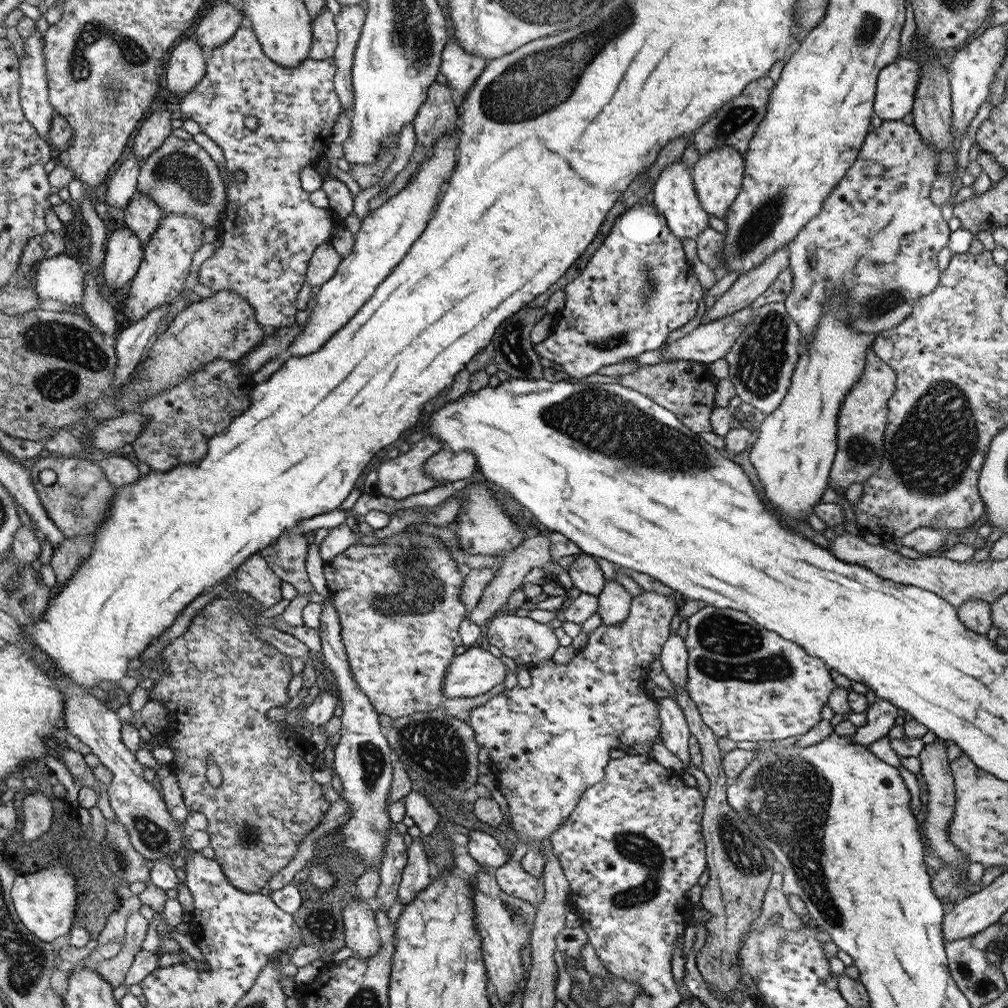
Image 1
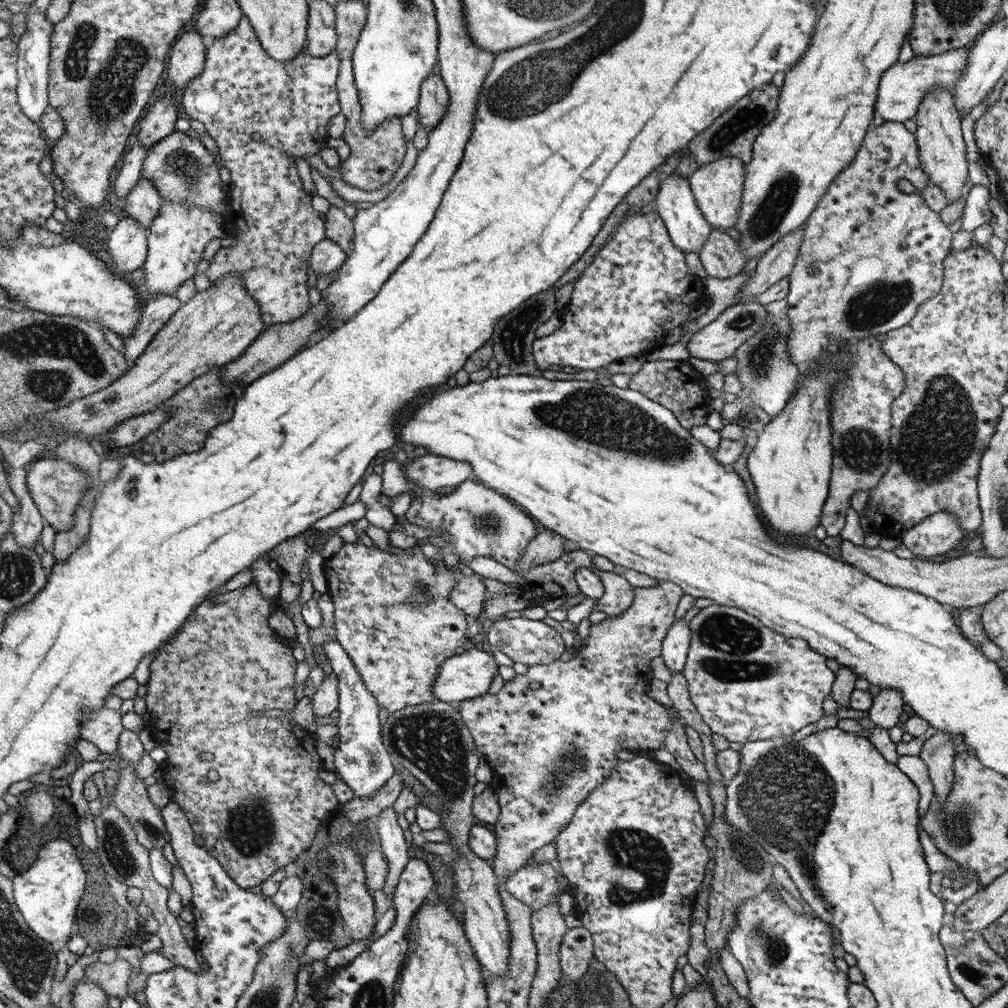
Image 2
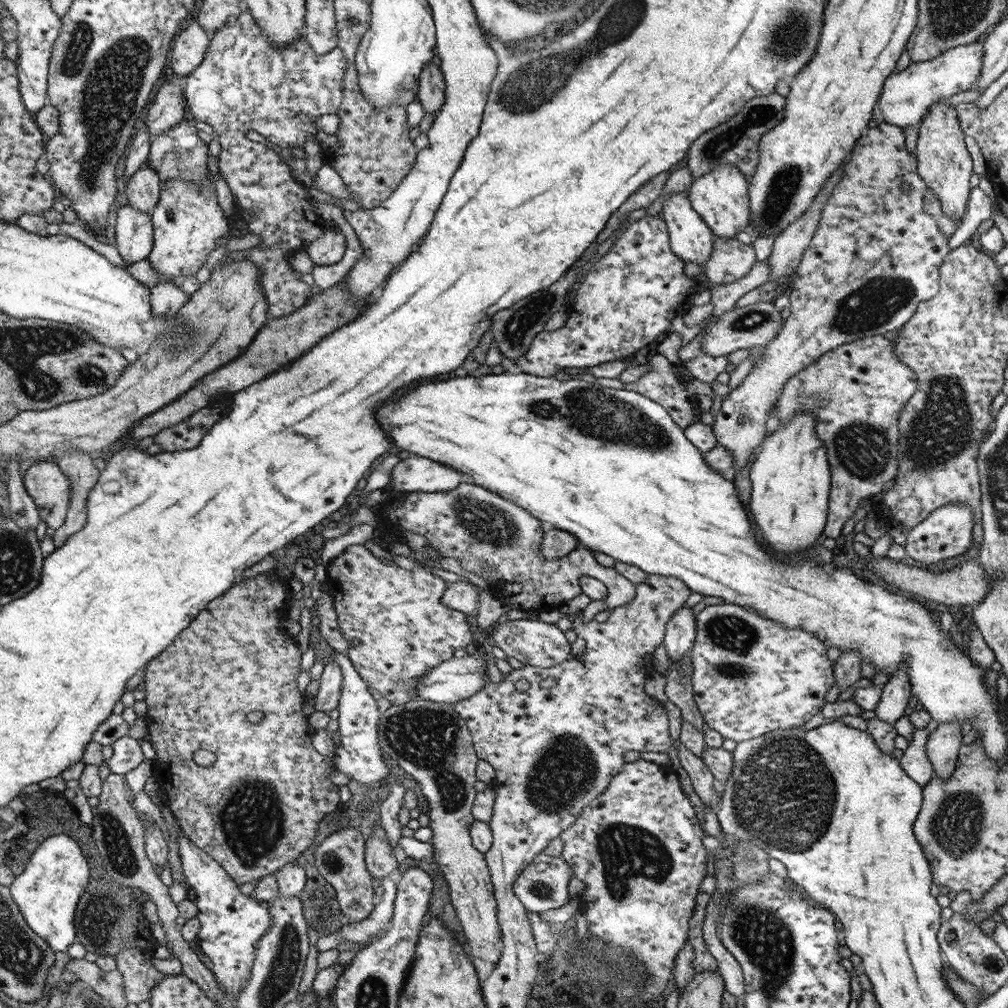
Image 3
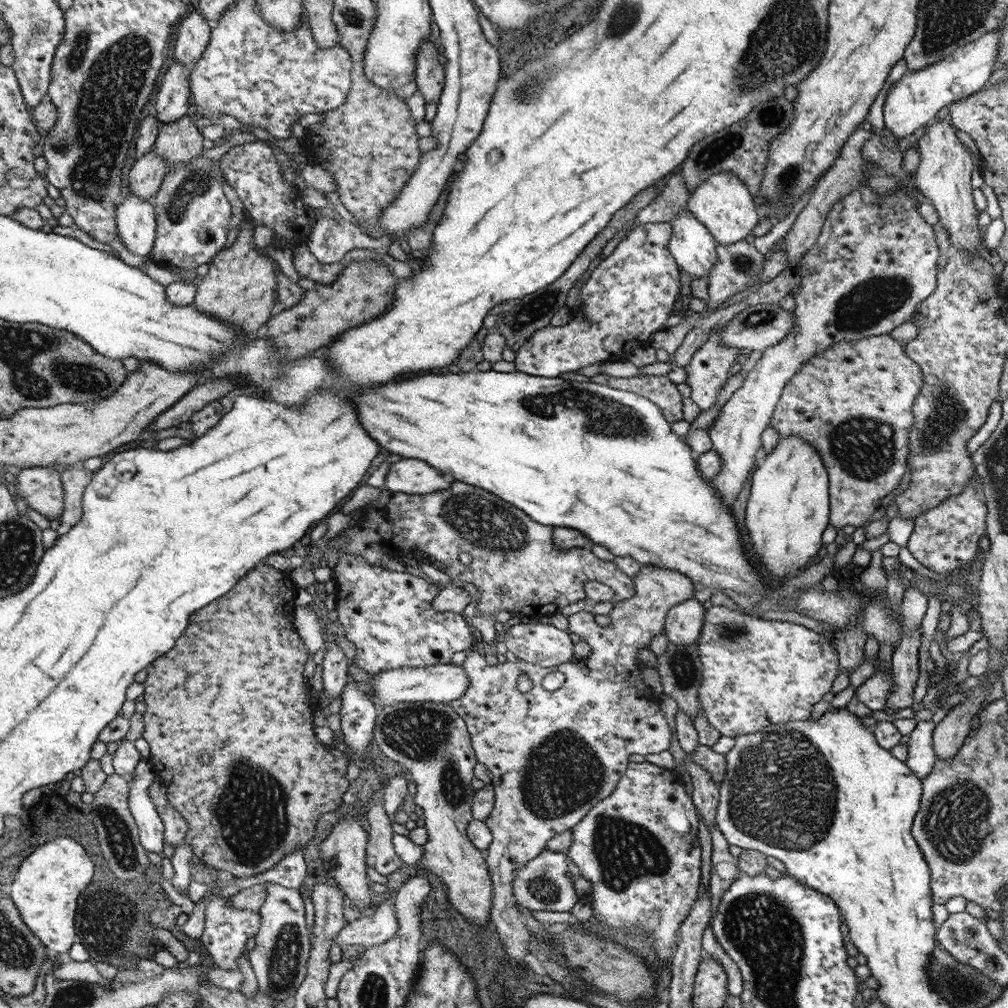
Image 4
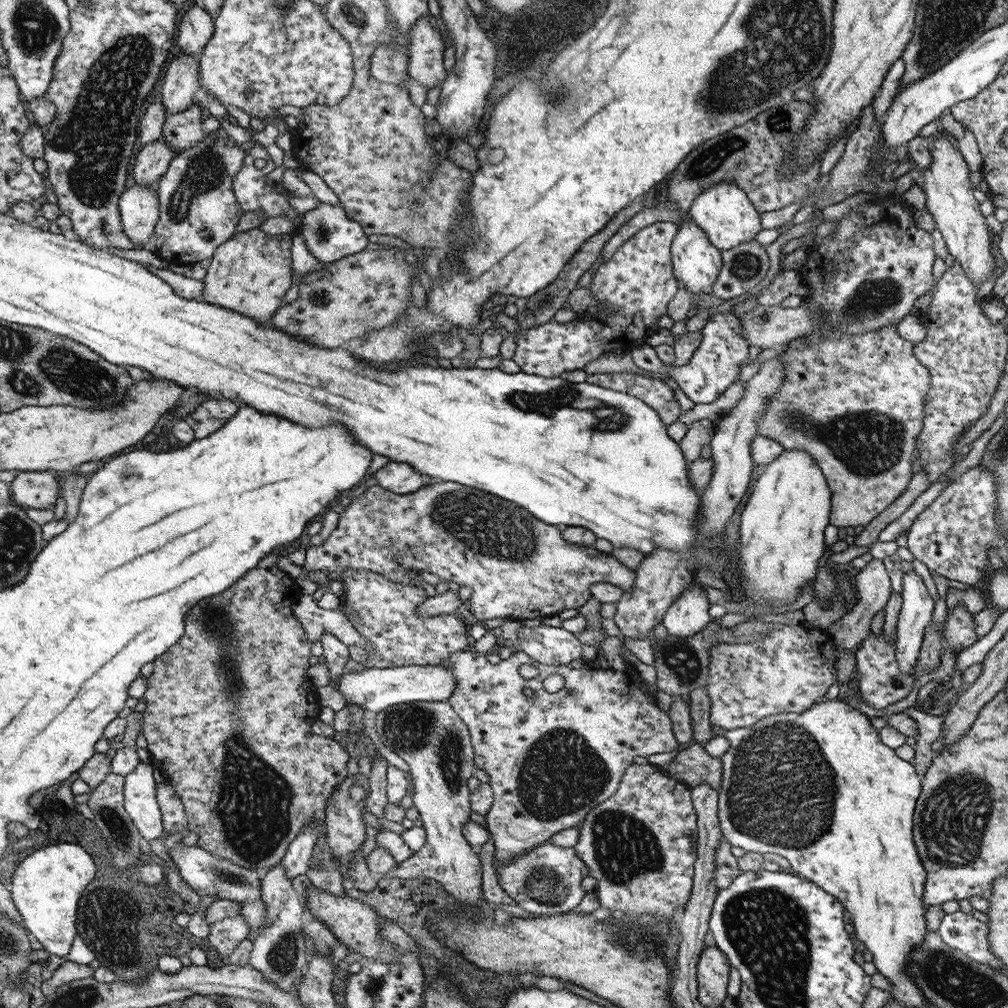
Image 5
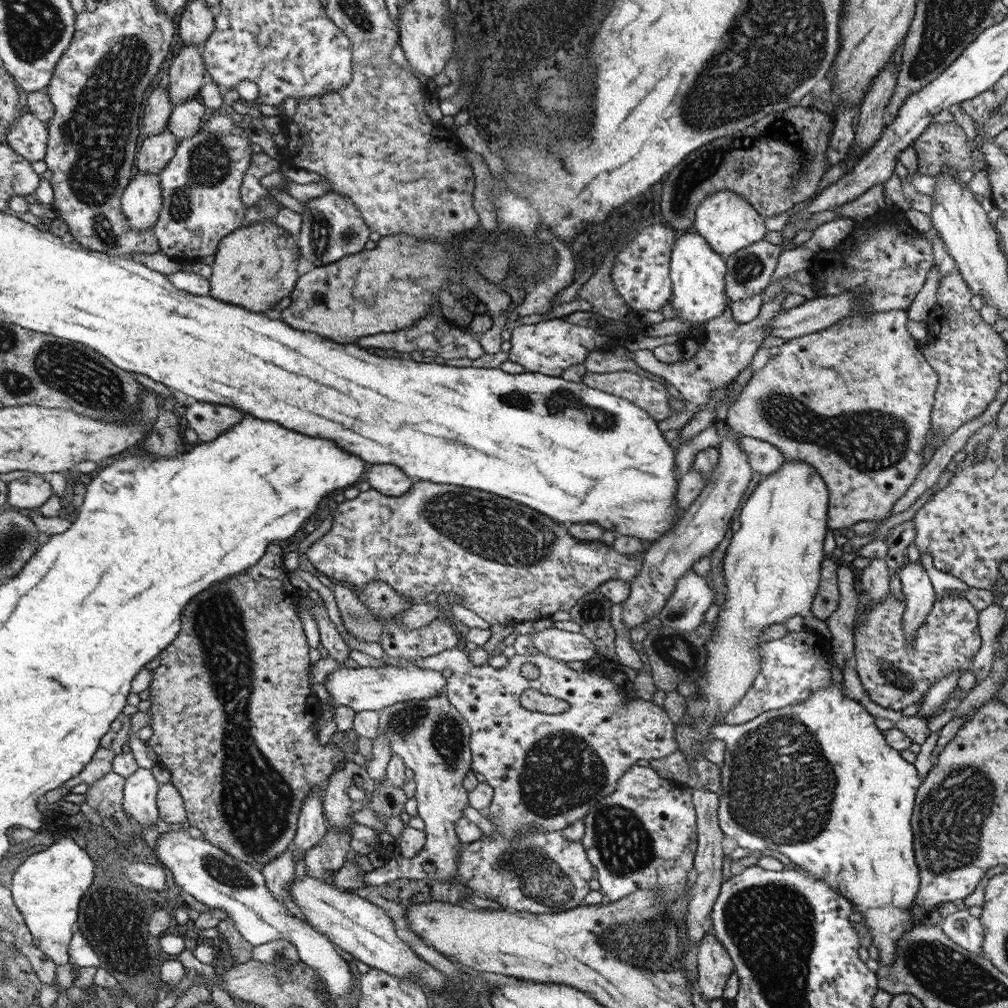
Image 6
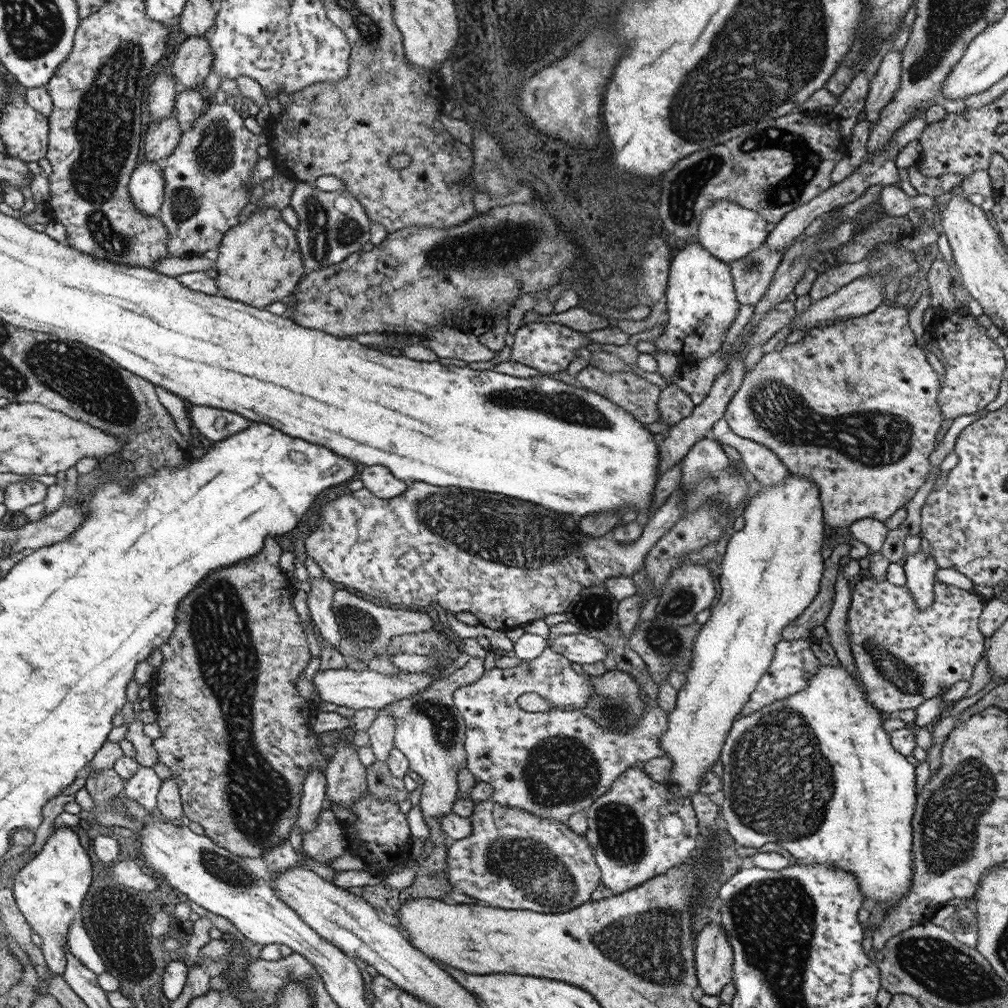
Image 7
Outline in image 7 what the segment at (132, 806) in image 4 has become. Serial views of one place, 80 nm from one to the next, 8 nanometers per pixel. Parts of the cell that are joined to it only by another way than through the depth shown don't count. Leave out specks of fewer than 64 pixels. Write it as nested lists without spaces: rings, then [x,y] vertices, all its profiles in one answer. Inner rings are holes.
[[[139,766],[130,780],[125,781],[124,793],[126,798],[132,798],[151,812],[157,808],[157,794],[161,780],[152,767]]]

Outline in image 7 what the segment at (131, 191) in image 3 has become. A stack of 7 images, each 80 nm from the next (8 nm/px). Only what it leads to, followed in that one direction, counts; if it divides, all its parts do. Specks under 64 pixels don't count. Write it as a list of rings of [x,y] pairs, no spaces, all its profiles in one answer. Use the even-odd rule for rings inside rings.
[[[176,109],[172,116],[149,124],[146,140],[142,144],[142,156],[144,162],[163,163],[176,149],[183,134],[176,120]]]

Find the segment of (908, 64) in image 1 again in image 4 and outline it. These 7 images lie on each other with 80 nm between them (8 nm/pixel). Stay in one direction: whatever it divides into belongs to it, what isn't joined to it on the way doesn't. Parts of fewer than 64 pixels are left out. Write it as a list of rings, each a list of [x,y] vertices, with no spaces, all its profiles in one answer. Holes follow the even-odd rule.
[[[999,29],[986,32],[974,42],[958,48],[946,58],[917,70],[906,72],[900,81],[890,87],[884,103],[885,128],[898,139],[907,138],[916,130],[934,122],[936,113],[944,106],[972,96],[977,93],[990,78],[999,55],[1001,32]]]

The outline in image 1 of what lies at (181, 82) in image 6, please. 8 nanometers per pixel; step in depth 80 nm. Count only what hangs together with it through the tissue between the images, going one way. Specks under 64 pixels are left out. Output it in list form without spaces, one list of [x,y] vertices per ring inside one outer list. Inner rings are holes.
[[[166,106],[159,110],[142,122],[138,136],[134,138],[133,154],[141,165],[169,139],[173,130],[170,126],[170,112]]]

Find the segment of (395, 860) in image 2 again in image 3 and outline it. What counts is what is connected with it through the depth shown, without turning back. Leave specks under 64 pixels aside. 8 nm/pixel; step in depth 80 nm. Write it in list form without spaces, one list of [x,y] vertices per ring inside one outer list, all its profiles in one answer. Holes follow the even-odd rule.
[[[394,784],[389,788],[388,796],[380,802],[380,818],[379,822],[382,828],[386,831],[388,840],[391,842],[395,855],[403,858],[400,847],[398,847],[398,840],[402,837],[400,822],[398,821],[398,812],[403,806],[402,798],[404,798],[406,789],[403,785]]]

